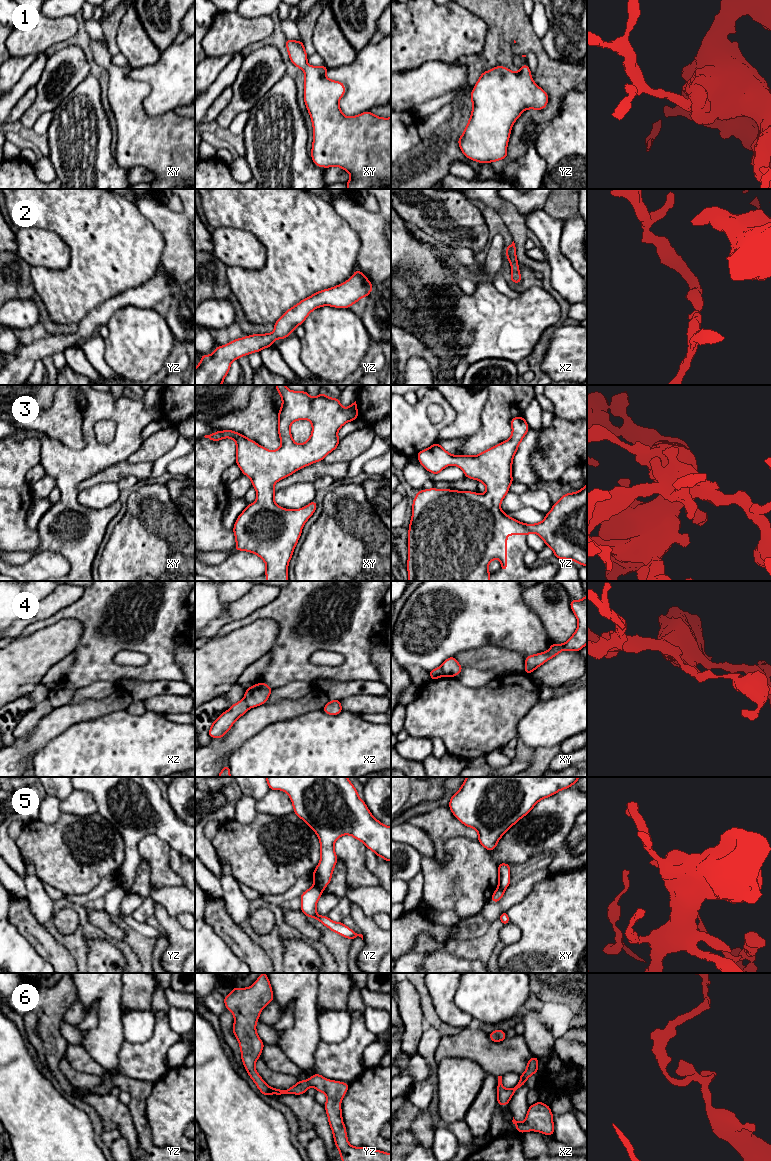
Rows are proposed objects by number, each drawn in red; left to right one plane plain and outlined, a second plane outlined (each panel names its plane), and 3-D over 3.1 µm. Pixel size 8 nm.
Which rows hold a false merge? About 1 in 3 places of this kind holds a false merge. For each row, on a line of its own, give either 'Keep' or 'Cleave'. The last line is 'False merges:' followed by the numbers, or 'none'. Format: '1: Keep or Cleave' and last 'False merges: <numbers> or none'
1: Keep
2: Keep
3: Keep
4: Cleave
5: Cleave
6: Keep
False merges: 4, 5

